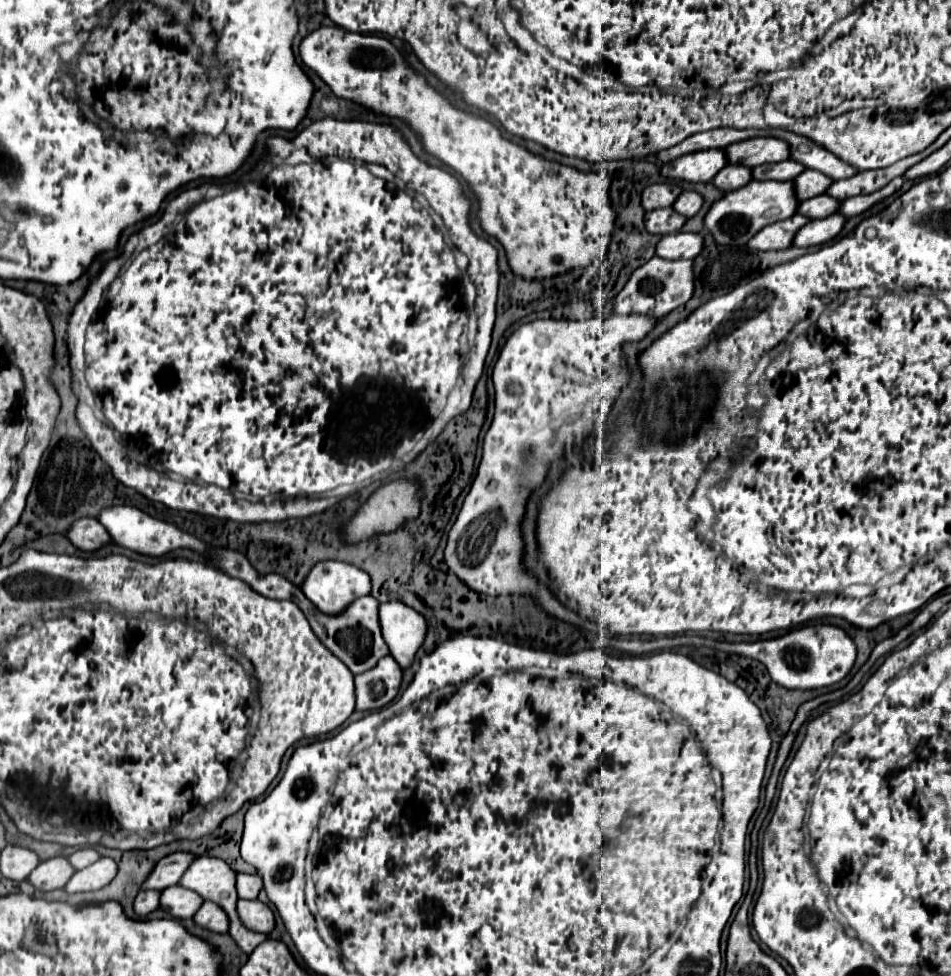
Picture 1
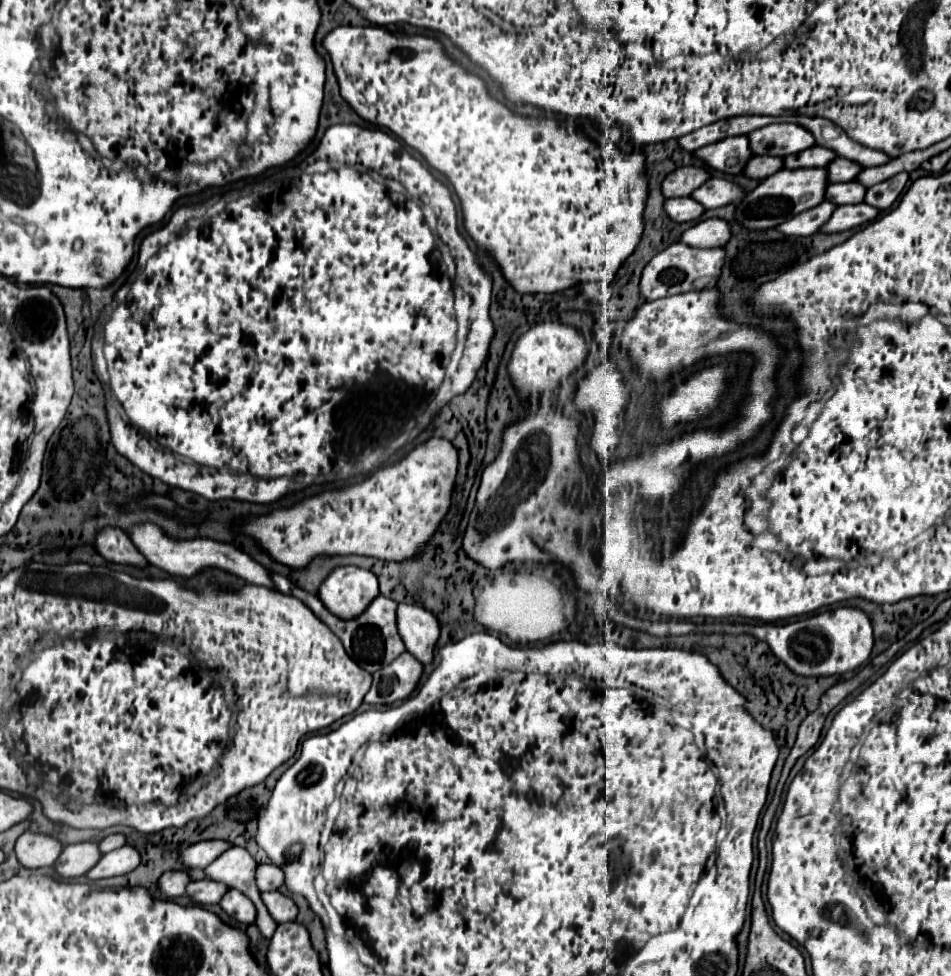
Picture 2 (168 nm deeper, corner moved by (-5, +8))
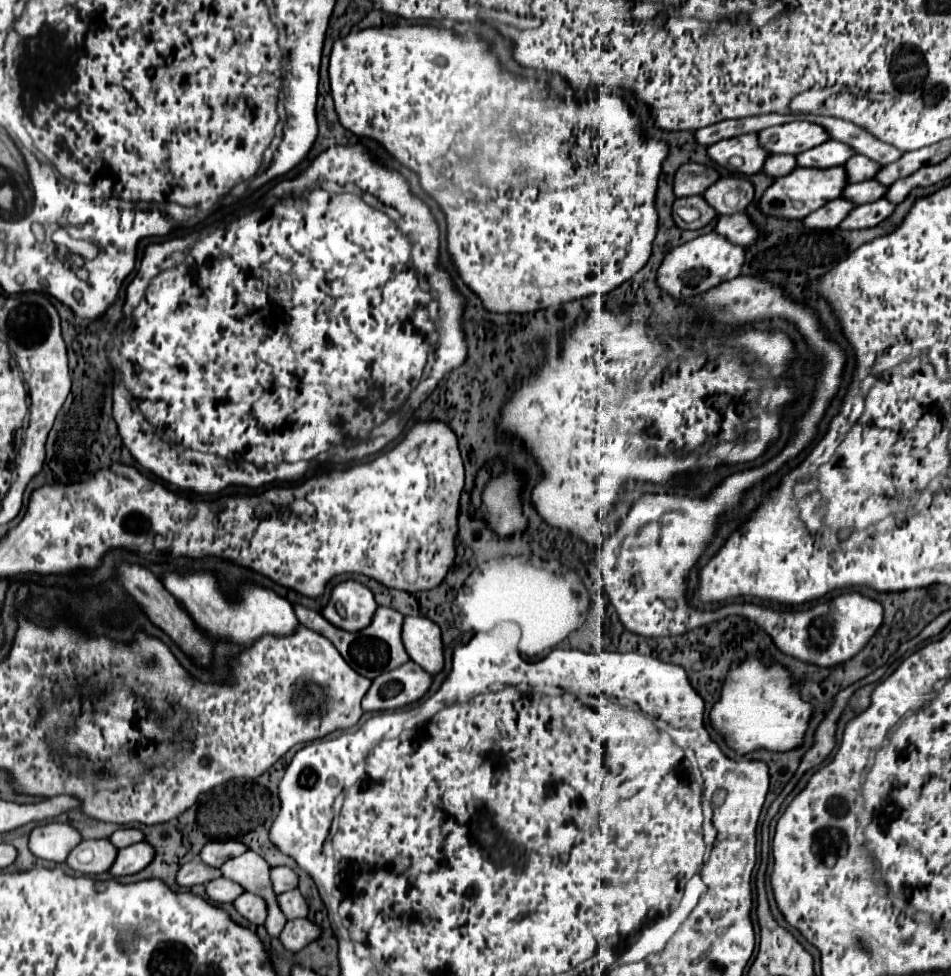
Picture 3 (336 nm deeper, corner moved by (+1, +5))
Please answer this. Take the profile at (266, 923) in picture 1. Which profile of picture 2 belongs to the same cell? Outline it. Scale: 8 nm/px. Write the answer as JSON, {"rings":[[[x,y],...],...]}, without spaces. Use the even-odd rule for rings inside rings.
{"rings":[[[270,891],[270,893],[262,893],[262,899],[264,899],[270,915],[278,923],[286,923],[286,921],[294,921],[296,919],[298,907],[290,897],[286,897],[286,895],[278,893],[278,891]]]}

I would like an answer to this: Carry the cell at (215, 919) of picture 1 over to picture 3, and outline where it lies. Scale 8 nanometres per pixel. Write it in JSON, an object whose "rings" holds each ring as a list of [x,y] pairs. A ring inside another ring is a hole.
{"rings":[[[244,892],[240,894],[236,900],[234,900],[234,908],[236,912],[246,918],[248,922],[252,924],[264,924],[266,920],[266,912],[264,912],[264,902],[262,898],[250,894],[250,892]]]}

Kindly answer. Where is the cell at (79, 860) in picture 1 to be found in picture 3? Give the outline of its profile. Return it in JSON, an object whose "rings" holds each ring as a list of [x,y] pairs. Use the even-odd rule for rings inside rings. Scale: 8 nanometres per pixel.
{"rings":[[[120,828],[120,830],[116,830],[108,840],[110,840],[112,846],[116,846],[116,848],[126,848],[126,846],[130,846],[130,844],[142,842],[142,832],[136,830],[136,828]]]}

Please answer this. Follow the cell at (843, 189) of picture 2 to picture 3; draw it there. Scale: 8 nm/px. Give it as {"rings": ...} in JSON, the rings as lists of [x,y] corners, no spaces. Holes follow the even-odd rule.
{"rings":[[[866,180],[866,182],[858,182],[858,184],[848,184],[842,190],[842,198],[860,206],[860,204],[868,204],[868,202],[882,198],[884,192],[886,192],[886,186],[878,186],[878,182],[874,182],[874,180]]]}

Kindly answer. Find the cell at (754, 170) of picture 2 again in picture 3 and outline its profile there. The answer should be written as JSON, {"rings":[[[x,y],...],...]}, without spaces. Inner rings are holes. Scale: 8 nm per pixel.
{"rings":[[[774,154],[774,156],[768,156],[764,166],[762,166],[762,172],[770,178],[780,178],[784,174],[788,174],[790,170],[796,168],[796,156],[780,156],[780,154]]]}

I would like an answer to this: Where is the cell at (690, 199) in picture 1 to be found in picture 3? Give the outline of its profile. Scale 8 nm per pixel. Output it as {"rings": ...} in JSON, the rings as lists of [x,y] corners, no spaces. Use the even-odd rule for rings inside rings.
{"rings":[[[724,176],[714,182],[706,192],[702,192],[702,198],[706,198],[706,202],[718,214],[736,214],[752,202],[754,188],[752,182],[748,182],[746,178]]]}

